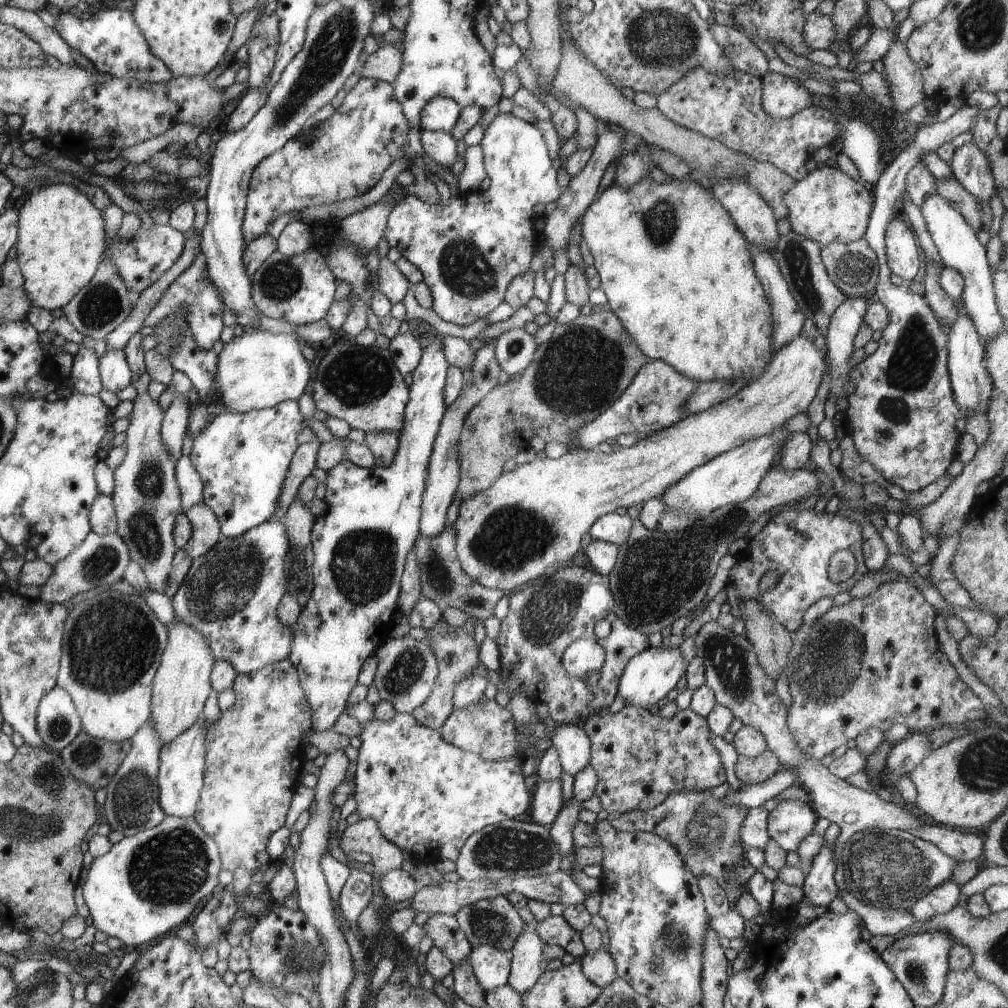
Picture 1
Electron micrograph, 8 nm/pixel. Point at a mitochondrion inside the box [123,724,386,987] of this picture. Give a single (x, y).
(166, 870)

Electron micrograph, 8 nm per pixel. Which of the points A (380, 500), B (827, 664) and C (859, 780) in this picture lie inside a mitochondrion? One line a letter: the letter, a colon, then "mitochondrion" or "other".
A: other
B: mitochondrion
C: other

